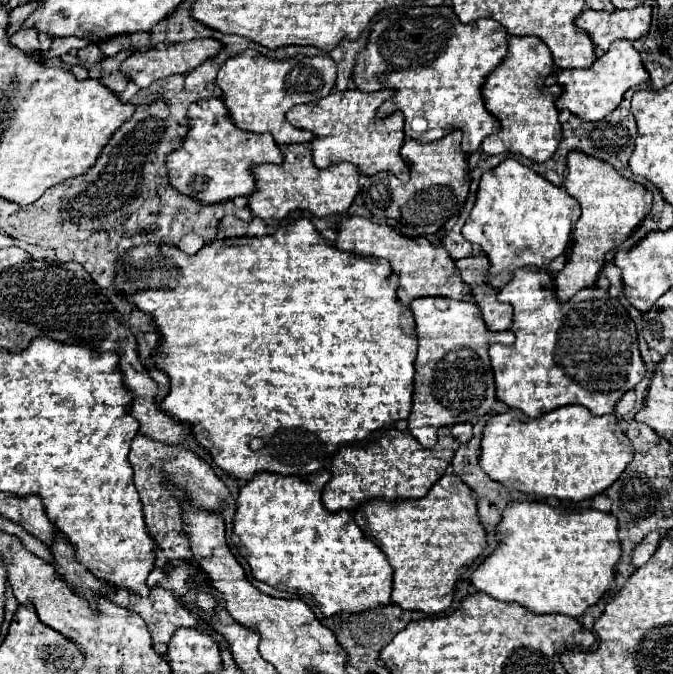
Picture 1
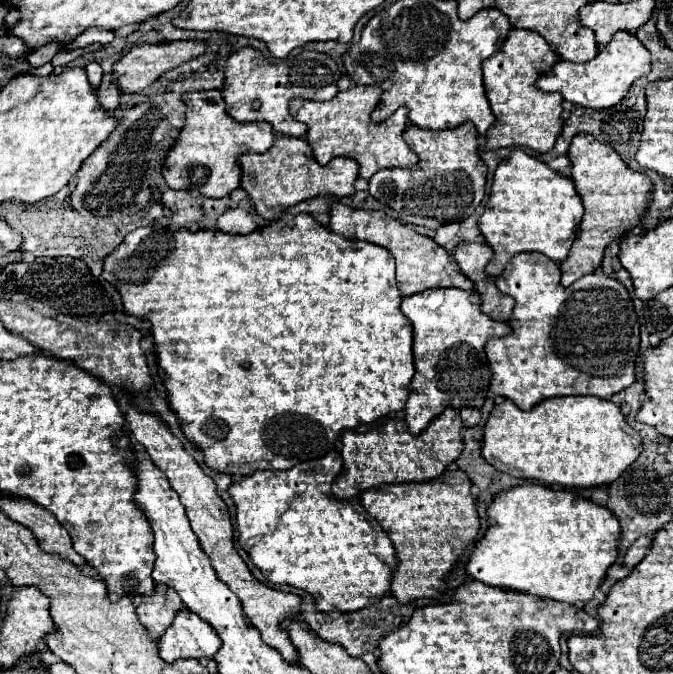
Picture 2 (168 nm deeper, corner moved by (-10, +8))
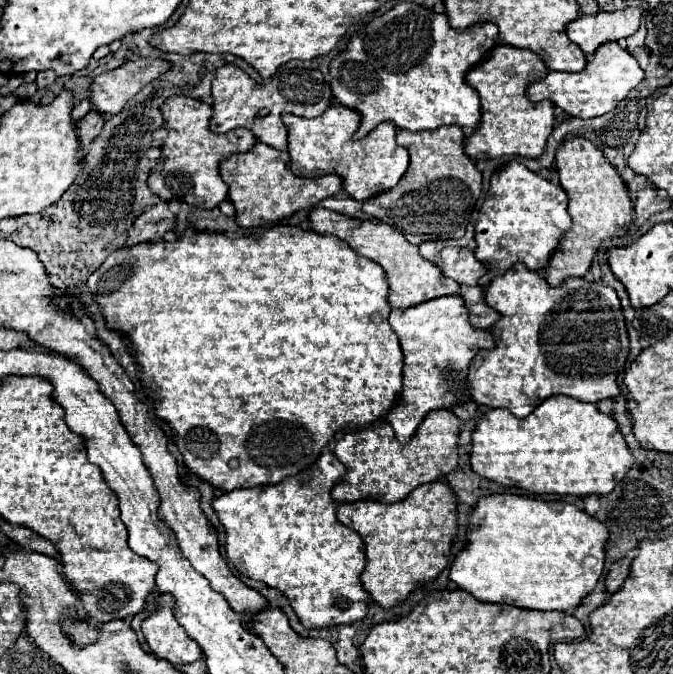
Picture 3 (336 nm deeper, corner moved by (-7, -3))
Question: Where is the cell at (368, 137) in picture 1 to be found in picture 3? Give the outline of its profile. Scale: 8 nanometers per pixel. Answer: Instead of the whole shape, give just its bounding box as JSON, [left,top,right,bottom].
[283,105,409,201]

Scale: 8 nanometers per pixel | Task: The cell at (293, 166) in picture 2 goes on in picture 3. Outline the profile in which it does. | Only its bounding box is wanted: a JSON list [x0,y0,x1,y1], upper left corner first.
[221,143,343,227]

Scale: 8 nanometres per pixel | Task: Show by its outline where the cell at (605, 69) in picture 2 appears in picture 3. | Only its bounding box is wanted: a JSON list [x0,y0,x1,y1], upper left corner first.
[527,41,645,119]

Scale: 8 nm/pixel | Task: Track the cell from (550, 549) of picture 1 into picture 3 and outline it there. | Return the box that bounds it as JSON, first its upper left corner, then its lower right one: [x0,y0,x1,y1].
[451,495,607,613]

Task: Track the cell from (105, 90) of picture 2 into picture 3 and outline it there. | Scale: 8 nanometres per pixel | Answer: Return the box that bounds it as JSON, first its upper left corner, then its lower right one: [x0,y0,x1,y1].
[77,109,105,147]

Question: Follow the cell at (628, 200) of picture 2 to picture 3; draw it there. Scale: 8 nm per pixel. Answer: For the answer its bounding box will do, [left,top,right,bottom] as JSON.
[545,137,633,287]

